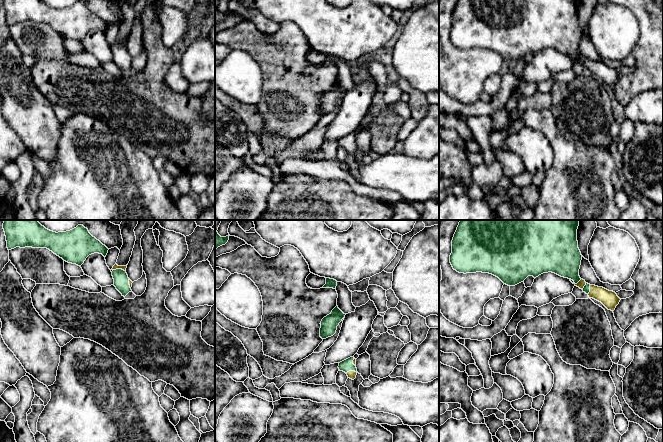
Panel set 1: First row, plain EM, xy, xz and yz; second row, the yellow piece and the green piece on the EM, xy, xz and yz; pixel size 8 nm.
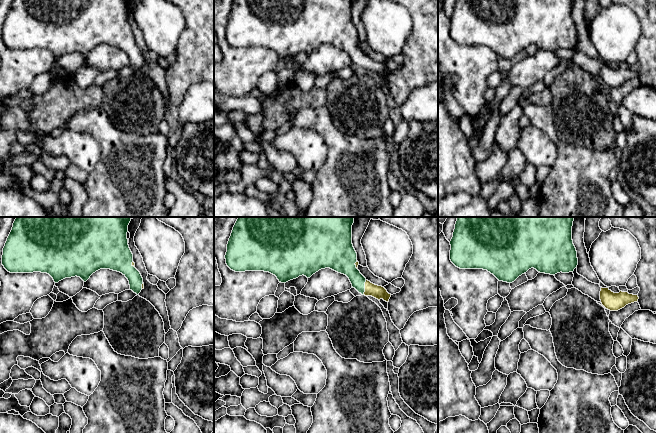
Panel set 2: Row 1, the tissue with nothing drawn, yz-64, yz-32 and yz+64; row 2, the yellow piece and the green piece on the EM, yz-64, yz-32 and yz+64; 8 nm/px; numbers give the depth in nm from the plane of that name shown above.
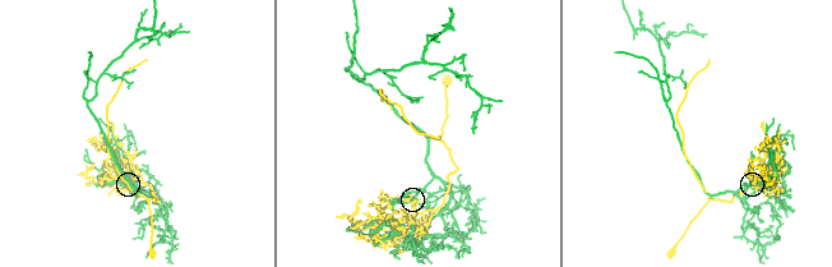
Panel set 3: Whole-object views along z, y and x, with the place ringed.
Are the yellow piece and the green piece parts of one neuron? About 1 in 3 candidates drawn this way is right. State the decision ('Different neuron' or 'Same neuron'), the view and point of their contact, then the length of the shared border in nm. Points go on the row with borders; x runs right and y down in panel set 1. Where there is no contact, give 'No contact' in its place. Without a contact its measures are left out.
Different neuron. Touches yellow at xz (351, 371). Shared border 90 nm

